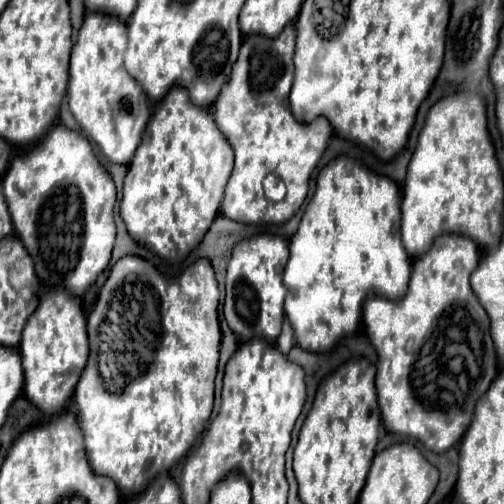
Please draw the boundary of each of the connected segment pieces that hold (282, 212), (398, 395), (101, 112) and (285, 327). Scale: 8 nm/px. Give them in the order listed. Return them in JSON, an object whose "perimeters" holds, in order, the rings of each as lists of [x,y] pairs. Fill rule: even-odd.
{"perimeters":[[[[294,26],[284,28],[278,40],[268,40],[266,36],[252,36],[248,40],[246,36],[232,76],[216,104],[212,104],[214,120],[236,152],[234,170],[222,200],[222,214],[238,222],[286,222],[292,218],[308,194],[310,174],[332,136],[332,126],[324,116],[302,124],[290,112],[288,94],[294,78],[294,40]],[[268,174],[282,178],[288,190],[284,200],[276,204],[264,194],[262,182]]],[[[438,236],[434,240],[432,248],[428,252],[424,252],[424,256],[416,256],[416,260],[412,260],[412,276],[410,276],[410,284],[408,284],[408,296],[404,296],[404,300],[400,300],[400,304],[392,304],[392,300],[384,300],[384,296],[372,296],[372,300],[368,300],[368,304],[364,304],[366,332],[368,332],[376,352],[380,356],[378,364],[376,364],[378,366],[376,390],[378,390],[378,404],[380,404],[380,410],[382,410],[382,422],[384,422],[388,432],[414,436],[426,448],[430,448],[432,452],[438,452],[438,454],[446,452],[448,448],[452,448],[454,444],[460,442],[460,438],[464,436],[464,432],[466,432],[466,428],[472,420],[472,412],[474,412],[478,398],[488,390],[490,382],[498,374],[498,358],[496,358],[490,328],[488,328],[488,314],[484,312],[484,308],[480,308],[480,302],[476,300],[476,296],[472,296],[472,288],[468,284],[468,276],[476,268],[478,258],[480,258],[478,246],[476,246],[474,240],[468,240],[468,236]]],[[[84,16],[82,28],[78,32],[78,42],[72,48],[70,60],[70,82],[68,82],[68,102],[70,112],[76,118],[82,132],[90,142],[102,150],[102,154],[114,164],[130,164],[146,122],[150,118],[150,100],[144,96],[144,90],[128,72],[124,72],[124,52],[126,52],[126,24],[124,20],[108,20],[108,16]]],[[[284,320],[284,324],[282,324],[282,334],[278,336],[278,340],[276,340],[276,346],[278,346],[278,350],[280,350],[282,354],[288,354],[288,352],[290,352],[290,348],[294,346],[292,326],[288,324],[288,320]]]]}

